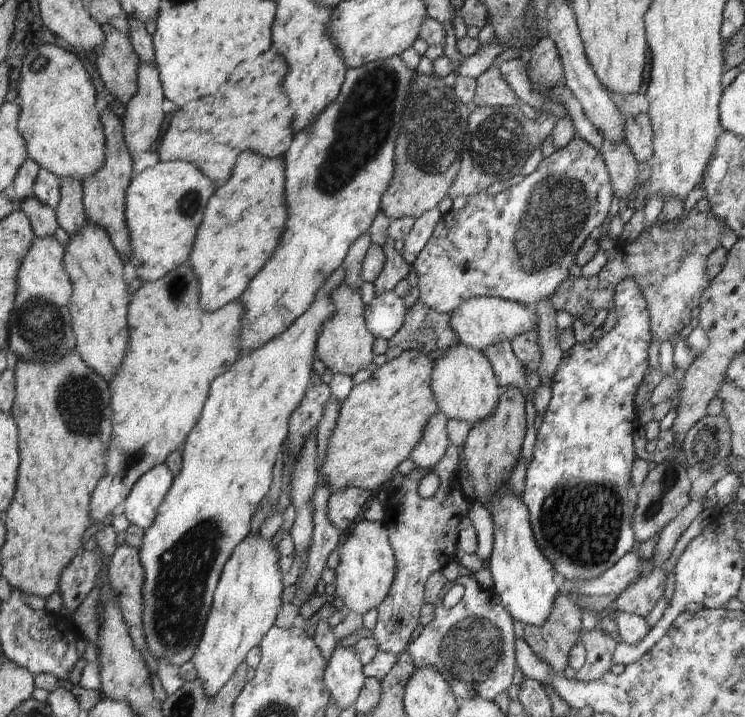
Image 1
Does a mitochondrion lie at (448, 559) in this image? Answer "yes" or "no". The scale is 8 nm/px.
no

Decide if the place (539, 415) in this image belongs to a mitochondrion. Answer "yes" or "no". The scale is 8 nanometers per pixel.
no

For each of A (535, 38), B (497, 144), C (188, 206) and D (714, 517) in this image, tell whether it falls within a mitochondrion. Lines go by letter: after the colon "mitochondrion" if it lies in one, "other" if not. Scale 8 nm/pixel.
A: other
B: mitochondrion
C: mitochondrion
D: other

